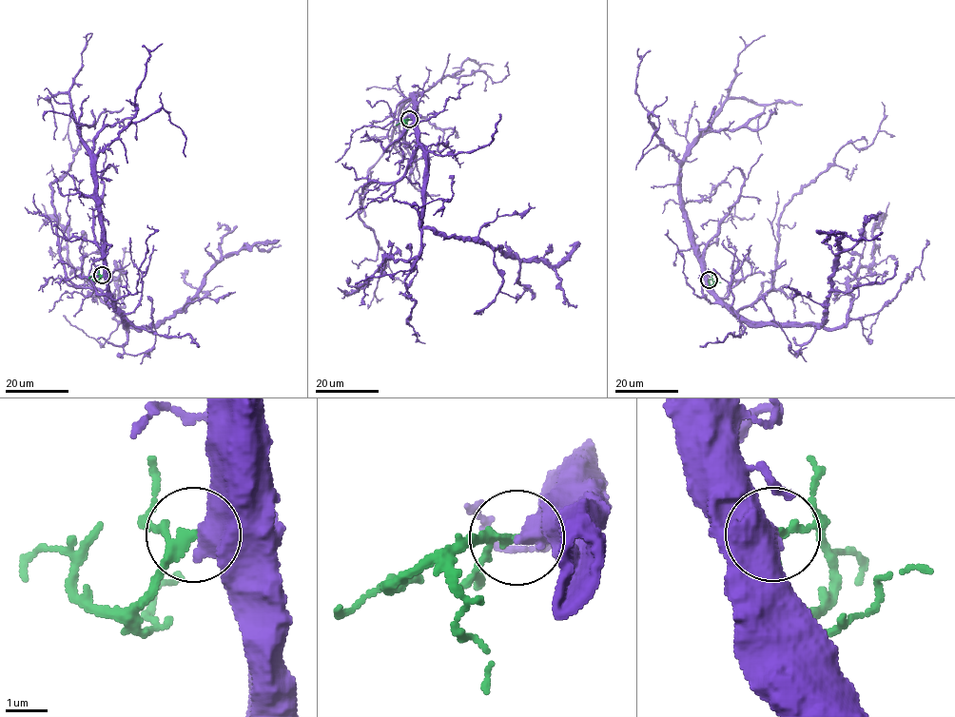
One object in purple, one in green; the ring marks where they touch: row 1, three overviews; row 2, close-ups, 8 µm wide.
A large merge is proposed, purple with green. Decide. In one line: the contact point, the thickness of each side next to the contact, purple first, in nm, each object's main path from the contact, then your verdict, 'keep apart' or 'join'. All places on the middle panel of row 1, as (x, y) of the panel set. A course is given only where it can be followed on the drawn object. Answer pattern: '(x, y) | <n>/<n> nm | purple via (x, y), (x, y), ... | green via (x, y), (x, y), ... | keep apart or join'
(409, 119) | 700/180 nm | purple via (410, 119), (419, 147), (408, 167), (360, 195), (359, 217), (388, 256), (374, 292), (382, 298) | green via (410, 119), (405, 121), (407, 131) | join

